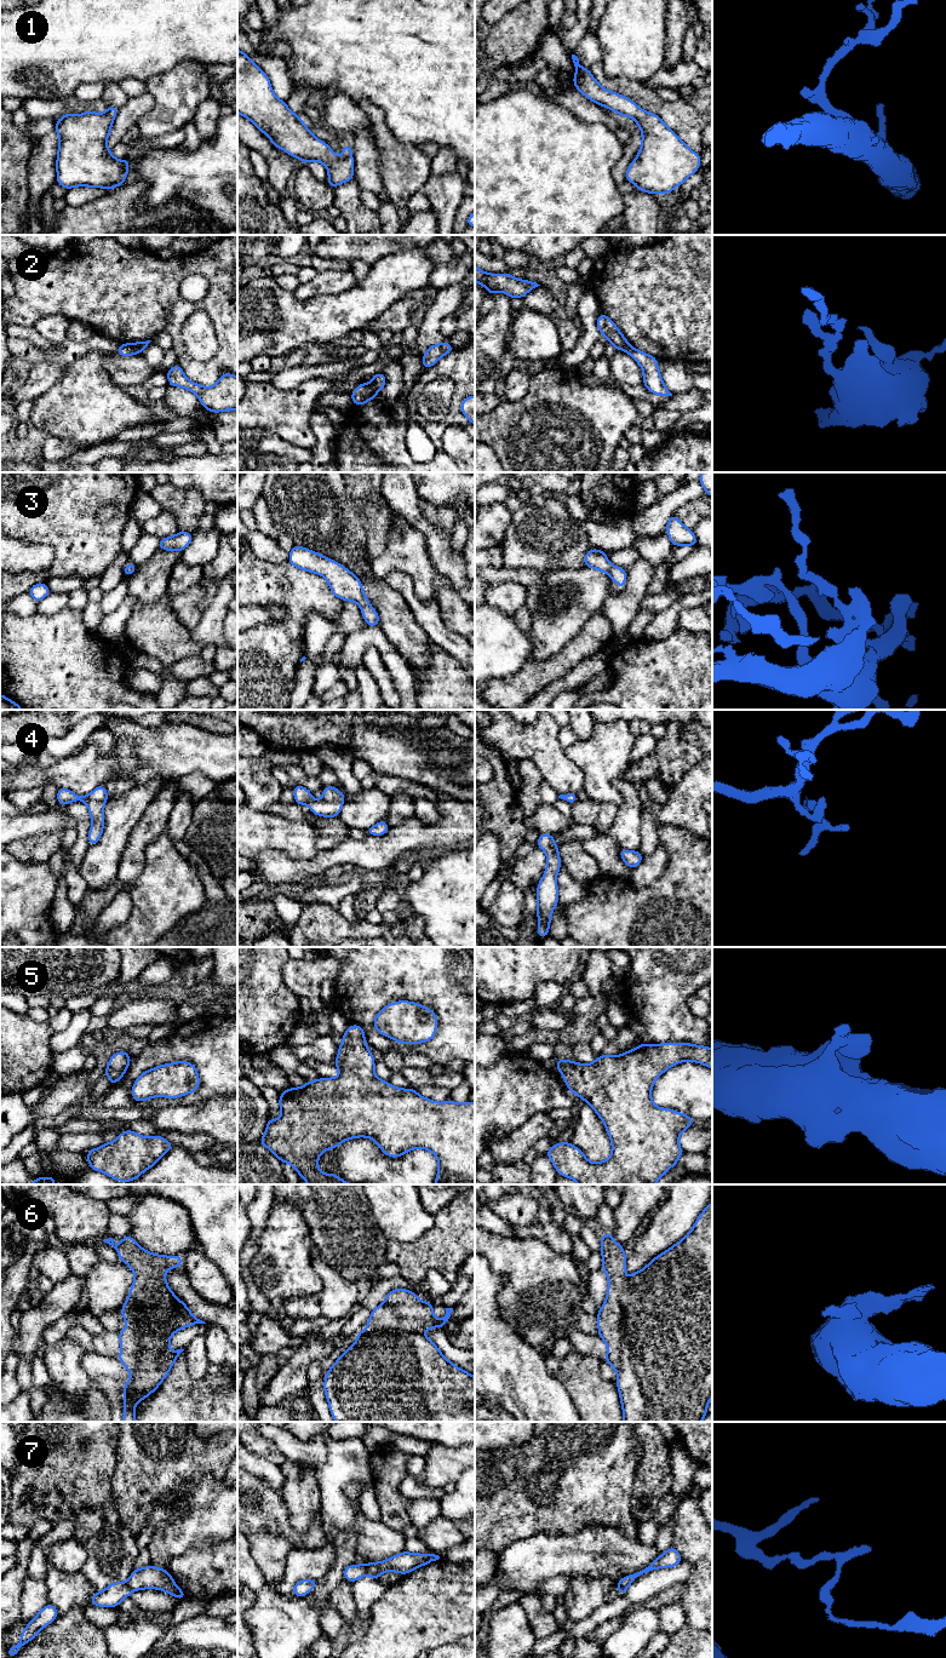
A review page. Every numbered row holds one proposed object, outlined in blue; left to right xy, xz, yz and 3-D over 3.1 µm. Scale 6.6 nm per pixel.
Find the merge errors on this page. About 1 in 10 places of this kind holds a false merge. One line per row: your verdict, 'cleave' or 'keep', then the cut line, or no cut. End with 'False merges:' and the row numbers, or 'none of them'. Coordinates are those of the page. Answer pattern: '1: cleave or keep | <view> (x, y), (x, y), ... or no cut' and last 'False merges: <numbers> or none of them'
1: keep | no cut
2: keep | no cut
3: keep | no cut
4: keep | no cut
5: keep | no cut
6: keep | no cut
7: cleave | xz (367, 1565), (365, 1573)
False merges: 7

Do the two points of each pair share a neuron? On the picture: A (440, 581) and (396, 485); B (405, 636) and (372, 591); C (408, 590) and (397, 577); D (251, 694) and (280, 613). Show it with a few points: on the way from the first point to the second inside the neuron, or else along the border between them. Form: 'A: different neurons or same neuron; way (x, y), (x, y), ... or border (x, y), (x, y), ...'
A: different neurons; border (436, 569), (451, 583)
B: same neuron; way (399, 625), (395, 614), (383, 602)
C: same neuron; way (405, 586), (400, 580)
D: different neurons; border (287, 609), (284, 619), (250, 629)

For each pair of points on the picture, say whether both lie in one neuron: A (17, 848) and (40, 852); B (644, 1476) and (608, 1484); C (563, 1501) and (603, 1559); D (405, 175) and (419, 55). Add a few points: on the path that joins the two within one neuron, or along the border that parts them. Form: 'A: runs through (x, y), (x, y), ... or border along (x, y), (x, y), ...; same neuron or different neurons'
A: runs through (23, 849), (34, 850); same neuron
B: border along (642, 1451), (636, 1469), (630, 1507); different neurons
C: border along (611, 1525), (588, 1524), (573, 1533), (555, 1535); different neurons
D: border along (386, 125), (401, 142), (413, 143), (419, 147); different neurons

